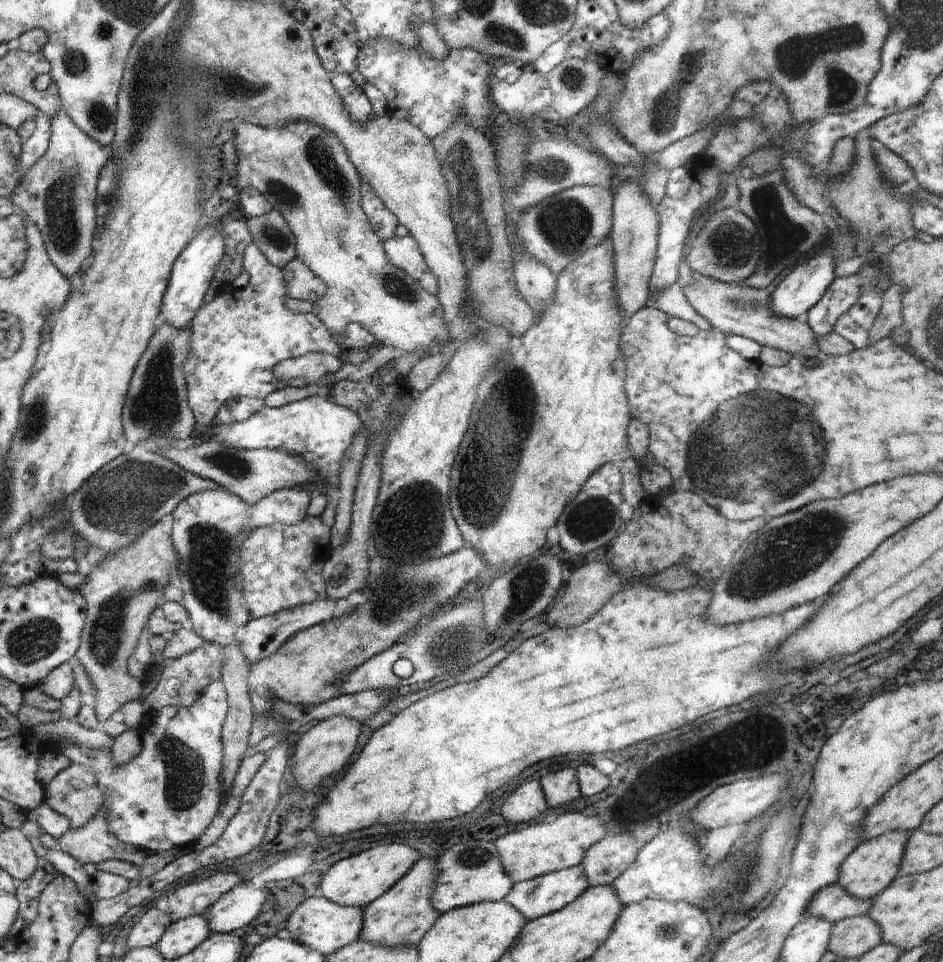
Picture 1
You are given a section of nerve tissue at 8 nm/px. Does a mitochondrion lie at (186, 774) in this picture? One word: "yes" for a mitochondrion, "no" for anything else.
yes

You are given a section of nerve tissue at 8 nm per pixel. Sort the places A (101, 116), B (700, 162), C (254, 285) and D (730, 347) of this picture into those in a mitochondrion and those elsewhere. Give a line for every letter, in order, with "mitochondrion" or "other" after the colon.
A: mitochondrion
B: other
C: other
D: other

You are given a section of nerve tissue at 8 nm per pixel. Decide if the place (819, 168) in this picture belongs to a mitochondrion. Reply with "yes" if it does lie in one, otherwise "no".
no

